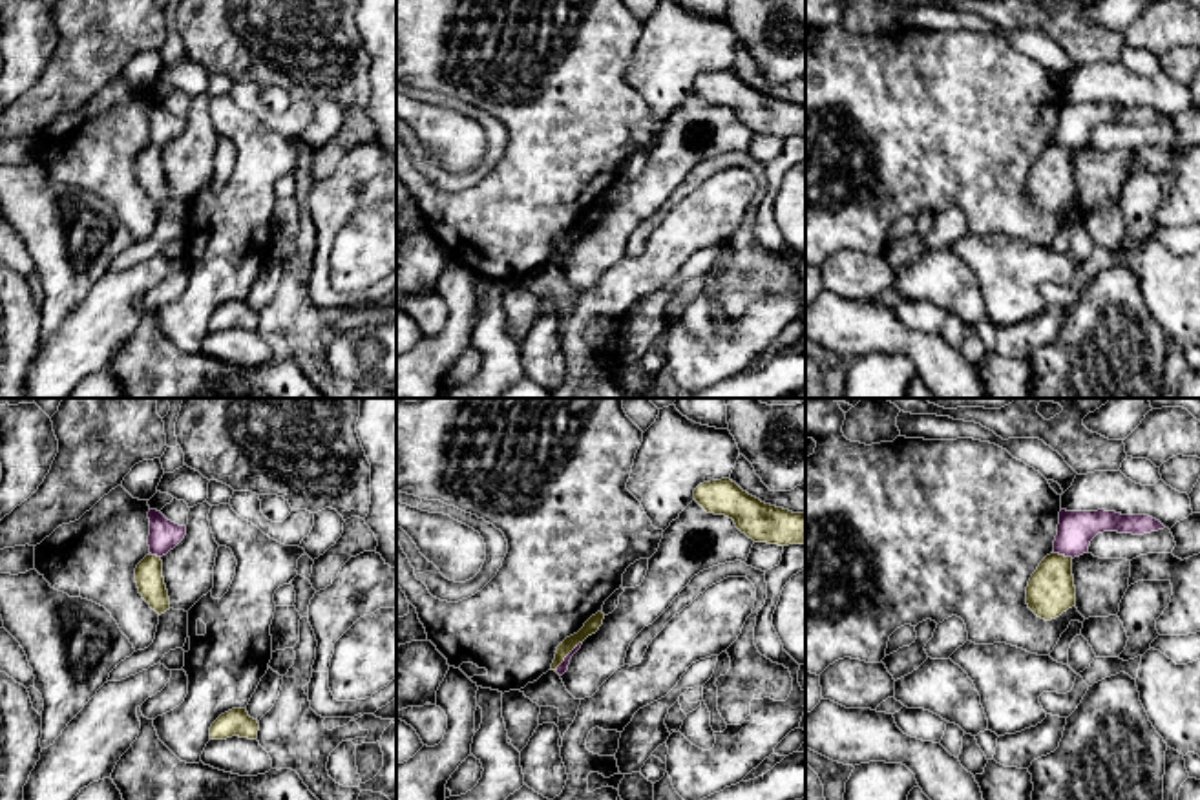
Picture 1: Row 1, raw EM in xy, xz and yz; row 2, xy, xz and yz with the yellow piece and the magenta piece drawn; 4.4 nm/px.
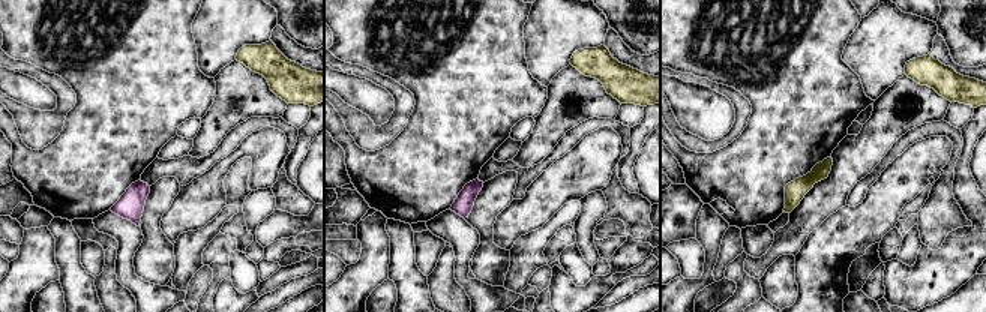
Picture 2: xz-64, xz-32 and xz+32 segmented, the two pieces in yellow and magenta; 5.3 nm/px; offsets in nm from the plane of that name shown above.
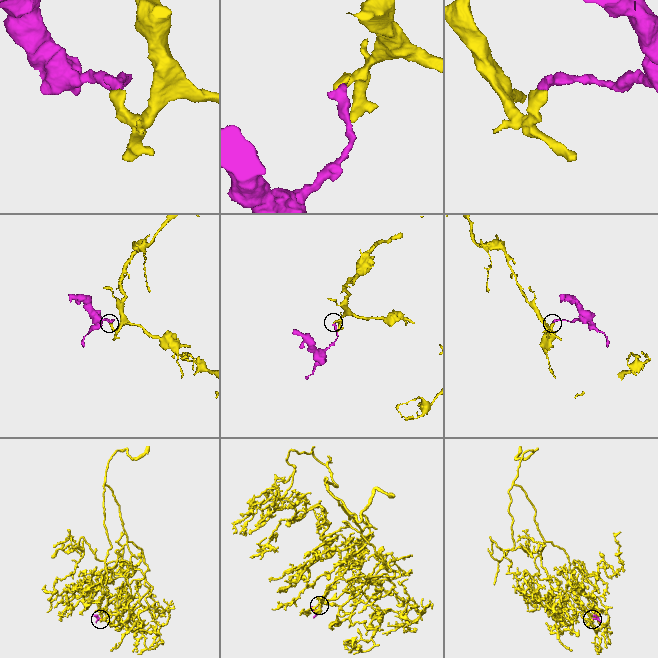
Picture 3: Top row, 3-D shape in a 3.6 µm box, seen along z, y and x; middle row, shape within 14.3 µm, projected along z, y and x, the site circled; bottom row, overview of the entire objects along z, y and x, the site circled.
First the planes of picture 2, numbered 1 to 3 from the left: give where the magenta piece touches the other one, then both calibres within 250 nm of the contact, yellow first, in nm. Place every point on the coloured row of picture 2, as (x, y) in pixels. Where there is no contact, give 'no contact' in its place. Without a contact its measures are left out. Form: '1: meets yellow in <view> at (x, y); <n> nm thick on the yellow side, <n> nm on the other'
1: no contact
2: no contact
3: no contact

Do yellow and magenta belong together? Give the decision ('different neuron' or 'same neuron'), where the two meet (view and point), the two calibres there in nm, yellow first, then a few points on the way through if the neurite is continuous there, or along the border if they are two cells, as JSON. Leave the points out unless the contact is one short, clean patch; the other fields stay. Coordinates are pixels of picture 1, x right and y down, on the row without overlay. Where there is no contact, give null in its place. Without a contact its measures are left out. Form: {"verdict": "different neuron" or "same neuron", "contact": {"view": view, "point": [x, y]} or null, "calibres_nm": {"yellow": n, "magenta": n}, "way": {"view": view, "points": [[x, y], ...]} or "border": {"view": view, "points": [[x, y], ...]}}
{"verdict": "different neuron", "contact": {"view": "xz", "point": [567, 245]}, "calibres_nm": {"yellow": 70, "magenta": 50}, "border": {"view": "xz", "points": [[581, 232], [556, 262]]}}

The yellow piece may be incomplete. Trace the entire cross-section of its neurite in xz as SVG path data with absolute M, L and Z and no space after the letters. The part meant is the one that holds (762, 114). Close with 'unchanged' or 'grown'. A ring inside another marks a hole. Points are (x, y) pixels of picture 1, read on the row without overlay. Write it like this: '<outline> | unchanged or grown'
M731 69L703 73L694 91L714 106L725 106L754 133L778 137L805 135L805 104L793 104L762 93Z | unchanged

